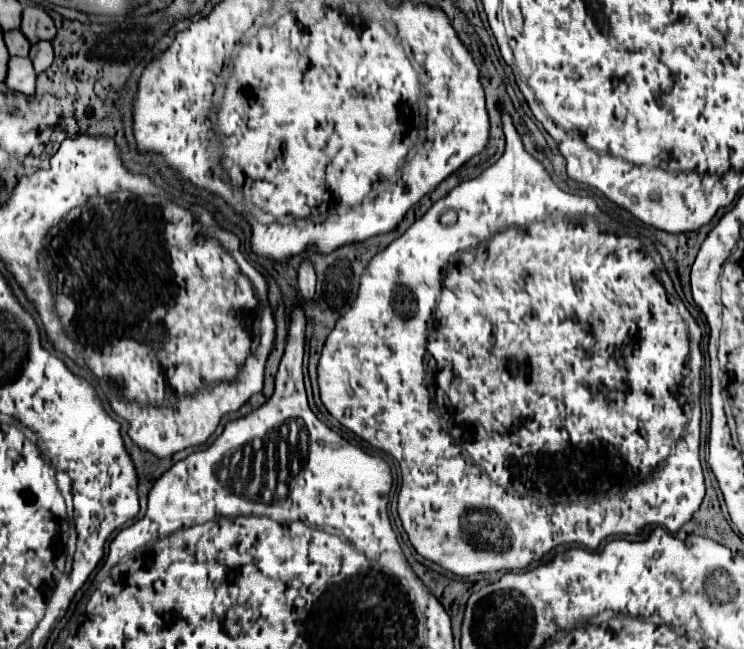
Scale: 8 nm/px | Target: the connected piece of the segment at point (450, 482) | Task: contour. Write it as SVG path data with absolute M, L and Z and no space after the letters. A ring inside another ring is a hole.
M500 103L500 111L502 111L502 127L504 127L504 135L506 135L506 151L504 155L492 165L488 167L484 173L480 173L476 179L468 179L464 183L460 183L456 189L452 189L444 199L436 201L420 219L414 221L414 225L402 235L398 237L396 241L392 241L384 251L380 251L370 263L368 263L368 269L364 271L364 277L360 281L360 289L358 289L358 295L356 295L356 301L352 303L352 307L348 309L348 313L344 317L340 317L340 321L336 323L336 327L332 329L332 333L328 335L326 343L324 343L324 349L322 349L322 355L320 355L320 363L318 363L318 387L320 387L320 397L322 397L322 403L324 407L330 411L332 417L336 417L344 427L348 427L350 431L354 431L358 437L362 437L364 441L368 441L372 447L376 449L382 449L386 451L388 455L392 455L400 467L402 467L402 487L400 487L400 497L398 497L398 515L402 519L402 527L404 531L408 533L408 539L412 543L412 547L428 561L452 571L454 575L458 577L470 577L470 575L476 575L476 573L492 573L492 571L522 571L526 567L530 567L532 563L540 563L552 549L560 547L560 545L582 545L582 547L588 547L592 551L596 551L600 547L602 541L606 541L608 537L614 537L614 535L640 535L646 527L652 527L652 525L658 525L658 527L666 527L668 531L676 533L684 523L688 523L696 509L700 509L702 505L702 499L706 495L706 485L704 485L704 475L702 475L702 467L699 459L700 448L700 422L701 422L701 408L700 408L700 395L692 395L688 393L688 409L684 409L684 397L680 397L680 393L684 393L684 381L686 381L686 387L690 389L690 385L701 386L698 382L698 378L702 379L704 376L705 359L700 349L700 341L705 334L705 330L701 328L693 316L688 311L685 303L681 300L675 291L673 283L664 266L664 271L660 271L656 275L656 263L650 255L642 253L640 249L640 236L638 237L632 232L627 231L625 228L616 229L616 231L603 231L599 227L596 217L597 215L600 221L606 221L606 213L598 207L598 203L592 199L592 197L582 197L582 195L562 195L564 191L552 183L548 171L544 169L544 165L540 161L536 161L526 149L524 149L524 143L514 127L514 121L512 117L504 111L504 103ZM446 209L454 209L458 213L458 223L456 225L440 225L438 223L438 217L446 211ZM426 337L428 337L428 353L432 353L430 361L426 363L426 377L428 377L428 387L426 387L426 377L424 377L424 357L426 357ZM622 457L626 459L624 465L620 465ZM640 483L640 491L630 491L634 489L634 485Z

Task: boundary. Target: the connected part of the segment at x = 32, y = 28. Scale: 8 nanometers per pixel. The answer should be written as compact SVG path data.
M26 7L22 11L20 31L26 35L26 39L30 43L36 43L42 39L50 41L56 35L56 27L54 27L50 15L40 7Z

